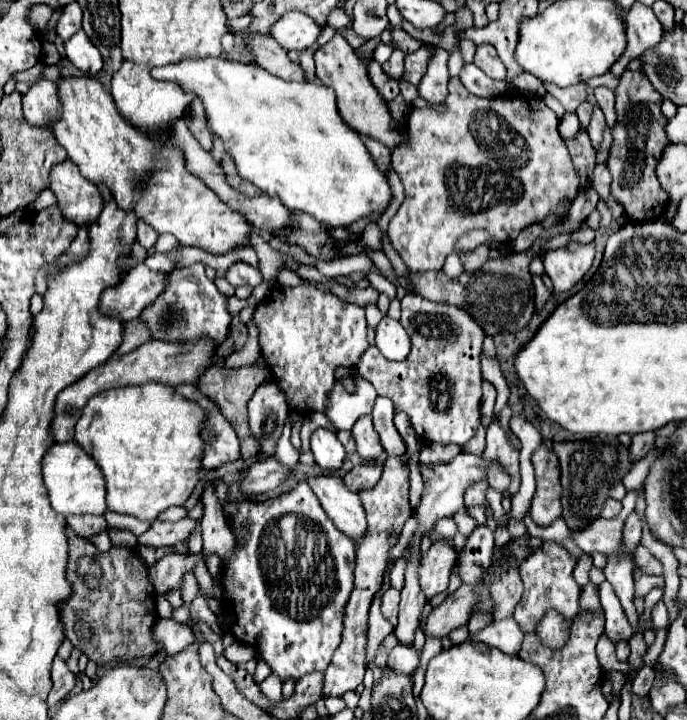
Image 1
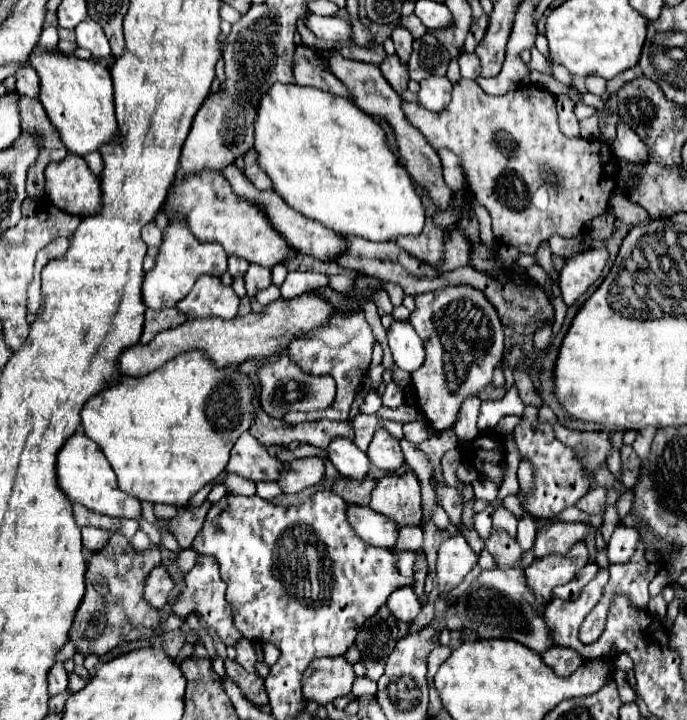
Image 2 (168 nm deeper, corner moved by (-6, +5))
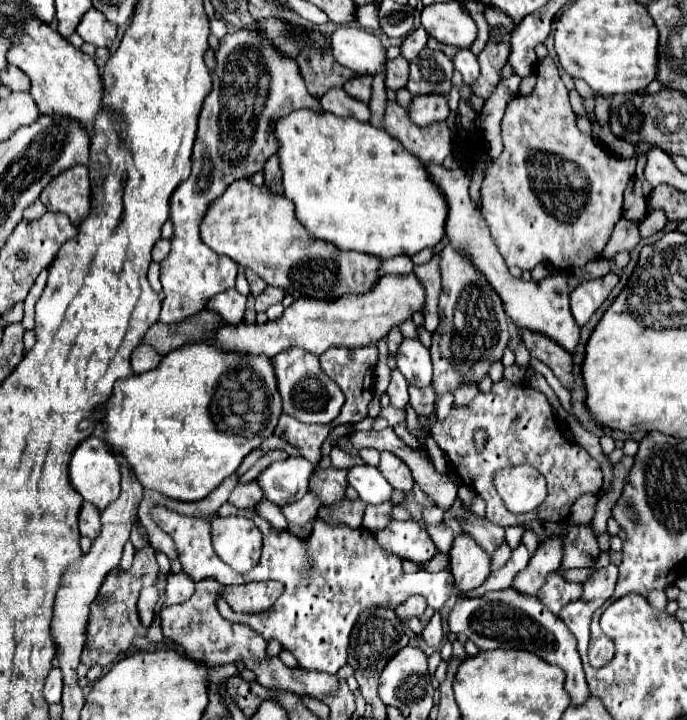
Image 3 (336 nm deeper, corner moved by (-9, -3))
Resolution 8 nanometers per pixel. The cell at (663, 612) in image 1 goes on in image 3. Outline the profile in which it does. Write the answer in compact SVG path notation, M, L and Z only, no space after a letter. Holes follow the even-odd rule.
M653 591L653 593L649 593L647 601L649 601L649 605L651 605L655 611L665 611L665 607L667 607L667 597L665 597L663 591Z

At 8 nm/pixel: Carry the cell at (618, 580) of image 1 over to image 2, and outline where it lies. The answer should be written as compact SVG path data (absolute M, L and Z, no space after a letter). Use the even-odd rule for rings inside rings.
M618 525L612 533L610 545L608 545L608 559L610 563L626 563L636 551L638 543L638 531L634 527Z

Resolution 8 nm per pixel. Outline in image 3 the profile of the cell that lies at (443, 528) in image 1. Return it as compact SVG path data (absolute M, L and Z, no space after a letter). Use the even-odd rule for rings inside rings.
M437 505L427 507L423 511L423 519L425 519L427 525L441 525L443 523L443 517L445 517L445 511L441 507L437 507Z

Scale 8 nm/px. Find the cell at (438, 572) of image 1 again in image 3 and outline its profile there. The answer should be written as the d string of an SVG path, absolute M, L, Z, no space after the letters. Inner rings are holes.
M465 533L455 537L451 547L451 575L459 591L473 591L485 583L491 557Z

